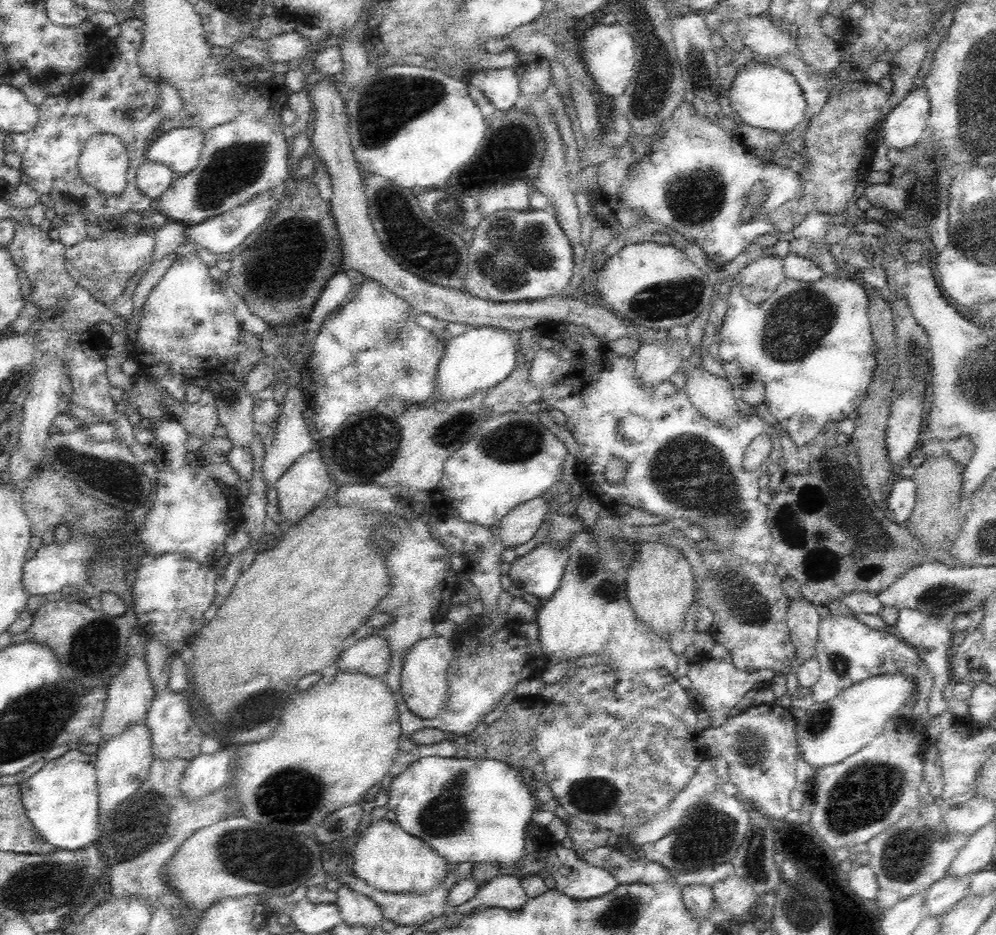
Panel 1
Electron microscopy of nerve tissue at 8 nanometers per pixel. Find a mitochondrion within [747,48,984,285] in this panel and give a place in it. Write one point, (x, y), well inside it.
(922, 190)

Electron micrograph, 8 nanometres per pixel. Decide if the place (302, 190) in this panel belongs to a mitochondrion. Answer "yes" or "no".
no

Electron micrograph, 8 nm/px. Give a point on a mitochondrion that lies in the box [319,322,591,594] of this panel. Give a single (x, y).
(374, 452)

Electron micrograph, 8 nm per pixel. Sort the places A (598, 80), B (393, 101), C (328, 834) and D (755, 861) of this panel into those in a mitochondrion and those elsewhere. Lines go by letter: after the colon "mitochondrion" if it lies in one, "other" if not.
A: other
B: mitochondrion
C: other
D: other

